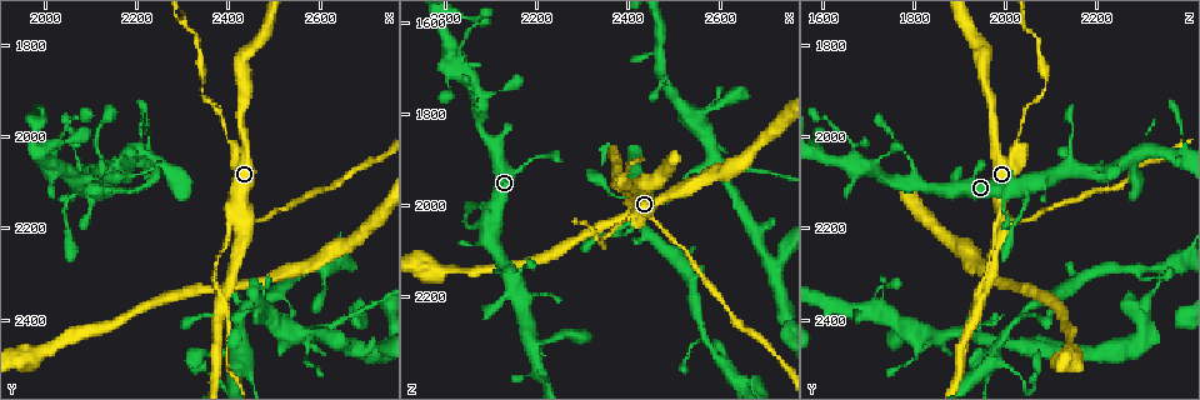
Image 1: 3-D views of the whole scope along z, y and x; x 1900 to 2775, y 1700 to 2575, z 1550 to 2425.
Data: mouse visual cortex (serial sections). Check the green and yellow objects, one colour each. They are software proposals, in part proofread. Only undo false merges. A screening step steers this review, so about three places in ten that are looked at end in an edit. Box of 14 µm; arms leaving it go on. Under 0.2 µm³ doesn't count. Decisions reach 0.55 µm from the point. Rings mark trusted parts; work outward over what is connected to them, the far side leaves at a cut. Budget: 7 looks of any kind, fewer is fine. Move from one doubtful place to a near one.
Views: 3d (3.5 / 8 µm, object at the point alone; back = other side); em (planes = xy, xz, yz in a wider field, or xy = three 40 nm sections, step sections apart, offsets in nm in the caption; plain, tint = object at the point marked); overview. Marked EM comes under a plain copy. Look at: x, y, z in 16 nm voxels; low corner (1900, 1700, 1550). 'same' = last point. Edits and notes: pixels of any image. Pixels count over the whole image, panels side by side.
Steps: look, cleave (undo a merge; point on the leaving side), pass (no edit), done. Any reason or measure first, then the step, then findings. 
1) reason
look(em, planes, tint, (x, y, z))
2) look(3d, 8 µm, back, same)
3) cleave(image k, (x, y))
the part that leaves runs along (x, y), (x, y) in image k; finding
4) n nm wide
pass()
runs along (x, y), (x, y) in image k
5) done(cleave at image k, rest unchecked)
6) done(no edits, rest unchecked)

sudden change in width
look(3d, 8 µm, (2420, 2025, 2020))

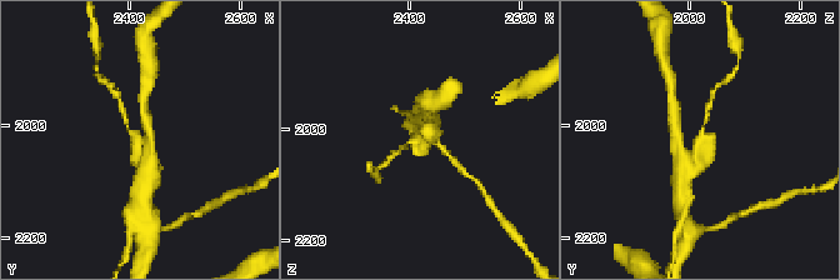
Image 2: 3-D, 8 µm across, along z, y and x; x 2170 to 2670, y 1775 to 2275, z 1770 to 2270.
arms of 150, 600 nm
look(em, xy, step 1, tint, (2420, 2025, 2020))

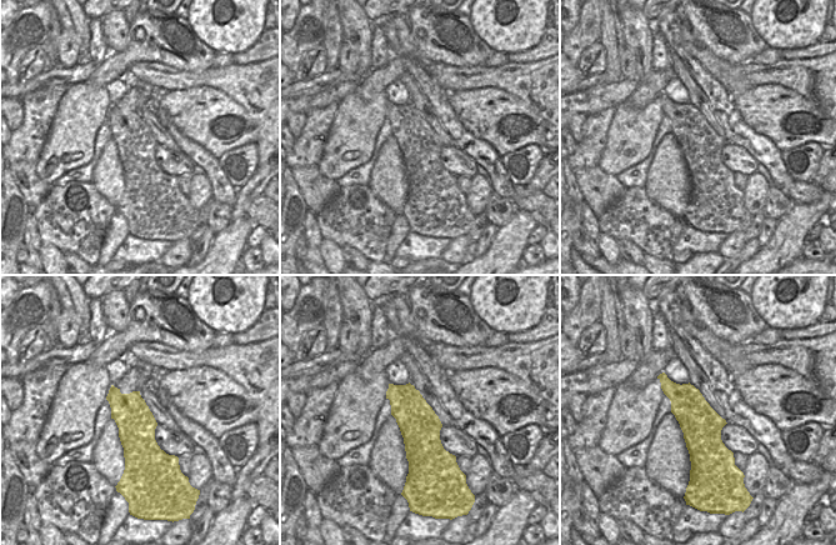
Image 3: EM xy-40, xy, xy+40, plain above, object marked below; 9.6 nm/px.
cleave(image 2, (708, 106))
the part that leaves runs along (704, 126), (713, 93), (723, 83) in image 2; a second cell is stuck on

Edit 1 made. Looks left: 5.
look(overview)

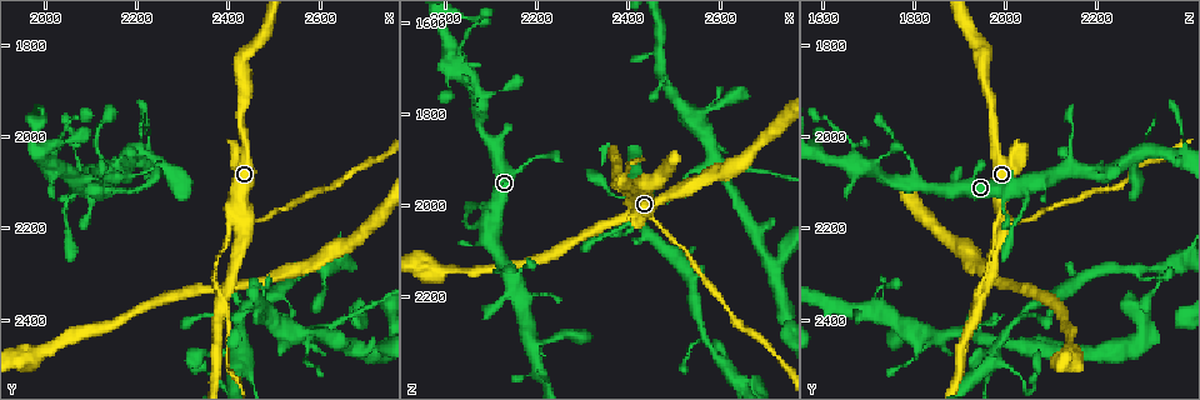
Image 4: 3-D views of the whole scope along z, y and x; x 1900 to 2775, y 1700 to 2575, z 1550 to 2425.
three-way junction
look(3d, 8 µm, (2440, 2185, 2000))

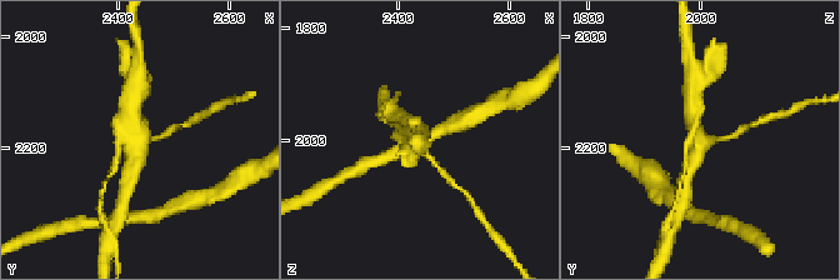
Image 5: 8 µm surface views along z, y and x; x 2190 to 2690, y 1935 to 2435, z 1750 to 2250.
need the tissue
look(em, xy, step 3, tint, (2440, 2185, 2005))

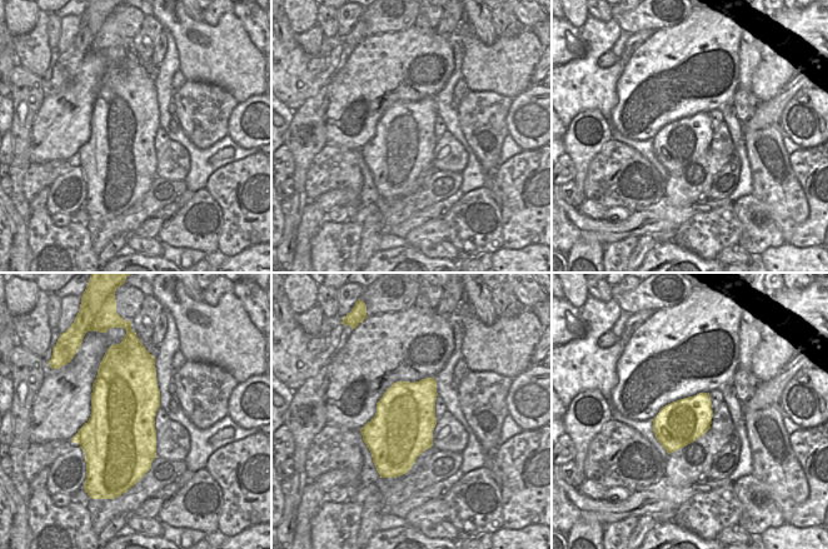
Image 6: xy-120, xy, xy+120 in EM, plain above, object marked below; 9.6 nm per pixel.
pass()
runs along (131, 105), (140, 136), (134, 171) in image 5; one cell here

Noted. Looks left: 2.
three-way junction
look(3d, 8 µm, (2210, 2030, 2300))

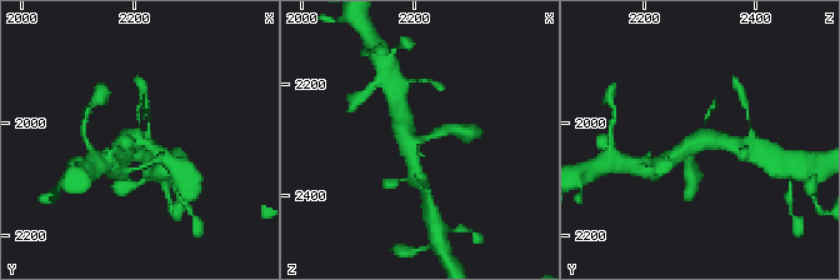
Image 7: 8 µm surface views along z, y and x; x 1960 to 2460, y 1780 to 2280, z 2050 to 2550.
shape alone is not enough
look(em, xy, step 2, tint, (2205, 2035, 2300))

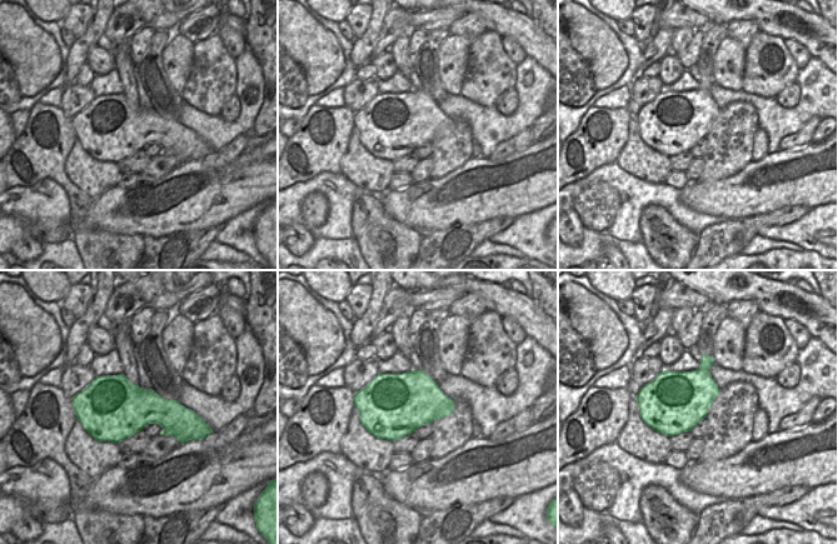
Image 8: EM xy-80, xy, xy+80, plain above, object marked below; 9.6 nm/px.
600 nm wide
pass()
runs along (403, 115), (416, 178) in image 7; one cell here

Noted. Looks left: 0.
done(cleave at image 2, rest unchecked)

